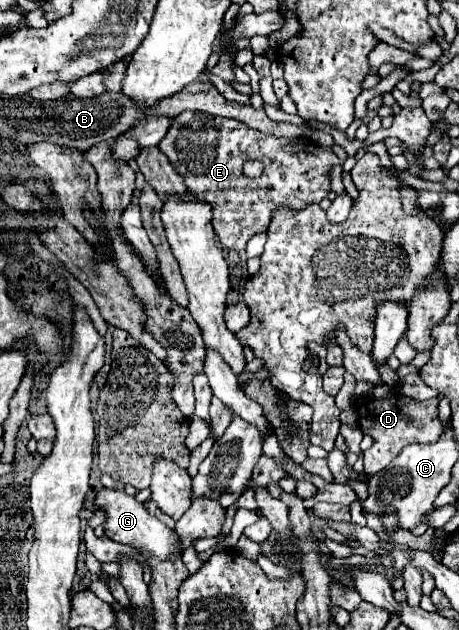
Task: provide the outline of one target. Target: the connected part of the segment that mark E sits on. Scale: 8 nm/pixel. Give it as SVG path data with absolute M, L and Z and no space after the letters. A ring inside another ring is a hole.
M185 111L183 115L175 117L167 135L161 139L159 149L169 157L175 171L183 177L187 191L195 195L197 199L203 199L211 203L213 207L213 229L225 249L233 249L237 253L245 251L247 241L257 235L265 233L271 223L271 213L277 207L287 207L293 211L299 211L311 203L319 203L327 197L331 189L329 171L335 165L343 165L343 161L331 151L309 137L275 137L275 135L259 135L259 131L247 127L245 123L239 123L235 119L215 117L207 115L203 111ZM249 159L257 159L265 163L265 171L261 177L251 179L243 175L243 163Z

